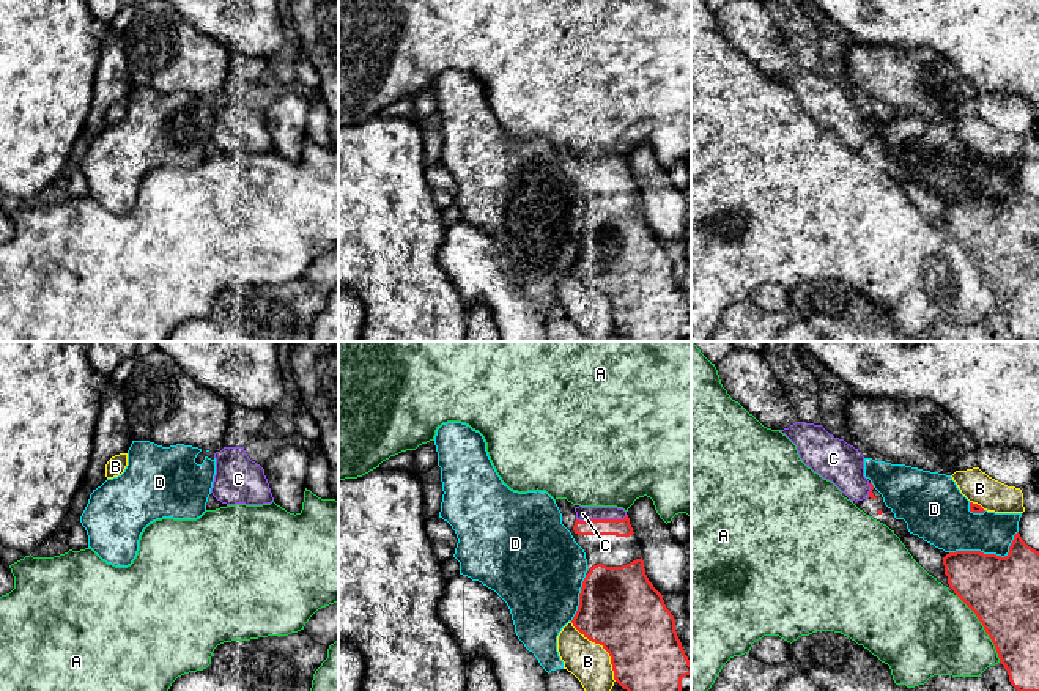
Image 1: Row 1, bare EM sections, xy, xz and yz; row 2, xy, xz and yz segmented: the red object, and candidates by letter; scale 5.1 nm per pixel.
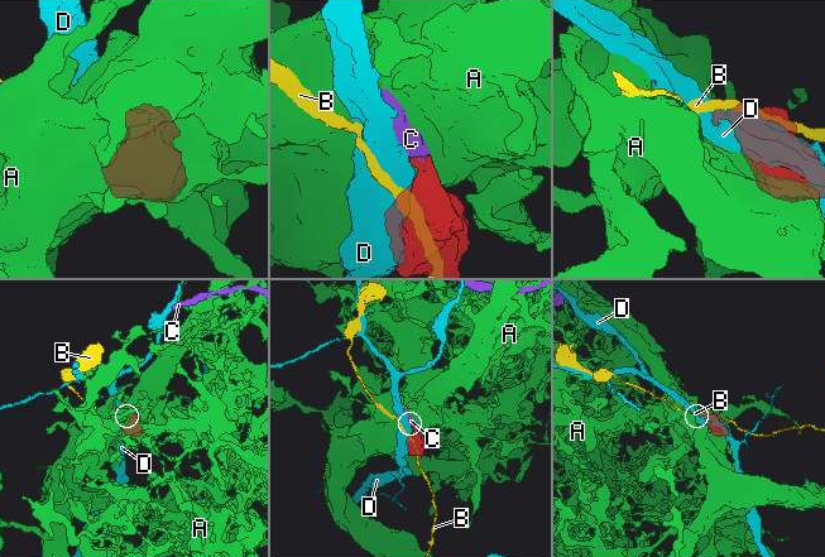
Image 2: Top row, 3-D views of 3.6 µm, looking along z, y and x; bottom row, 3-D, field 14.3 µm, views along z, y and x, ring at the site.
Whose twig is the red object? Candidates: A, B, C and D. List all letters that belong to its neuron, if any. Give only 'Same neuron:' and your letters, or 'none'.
Same neuron: C

